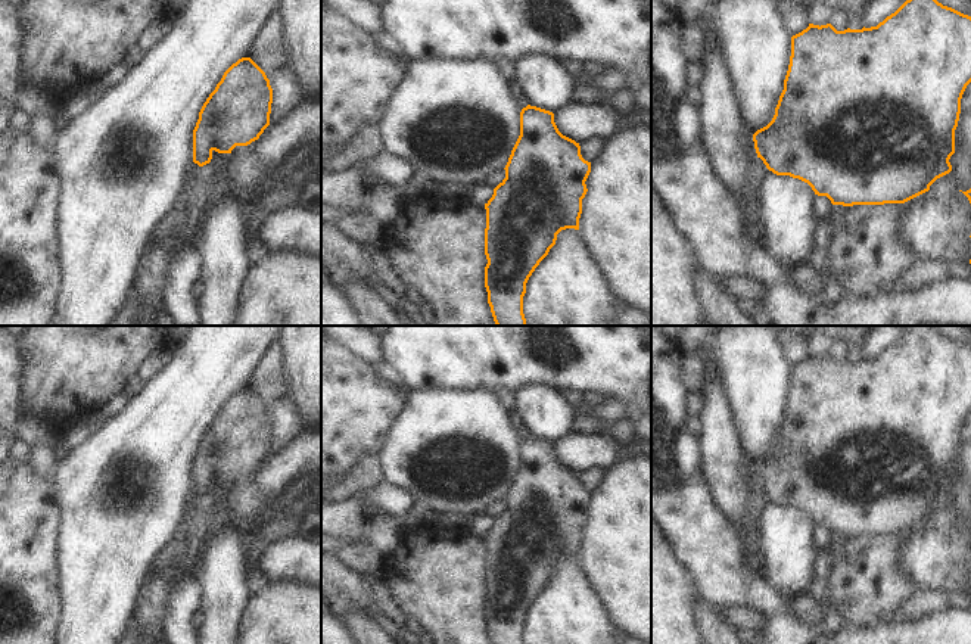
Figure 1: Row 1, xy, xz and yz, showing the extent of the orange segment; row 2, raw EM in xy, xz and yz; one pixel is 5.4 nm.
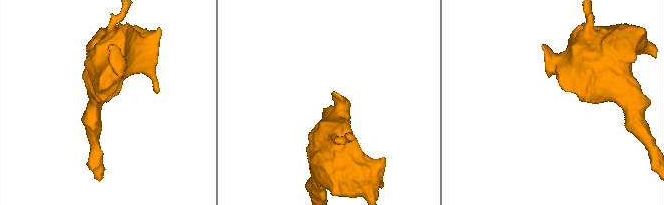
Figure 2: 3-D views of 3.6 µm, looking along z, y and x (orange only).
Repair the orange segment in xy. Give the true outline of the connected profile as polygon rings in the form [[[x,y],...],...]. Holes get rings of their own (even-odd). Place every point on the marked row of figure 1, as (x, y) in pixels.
[[[250,59],[233,63],[203,103],[193,130],[193,162],[203,167],[211,162],[212,152],[231,153],[236,146],[248,146],[258,140],[270,125],[273,88],[265,72]]]

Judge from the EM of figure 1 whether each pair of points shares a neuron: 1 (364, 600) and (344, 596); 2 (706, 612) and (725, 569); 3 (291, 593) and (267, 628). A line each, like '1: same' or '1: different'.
1: same
2: different
3: same

